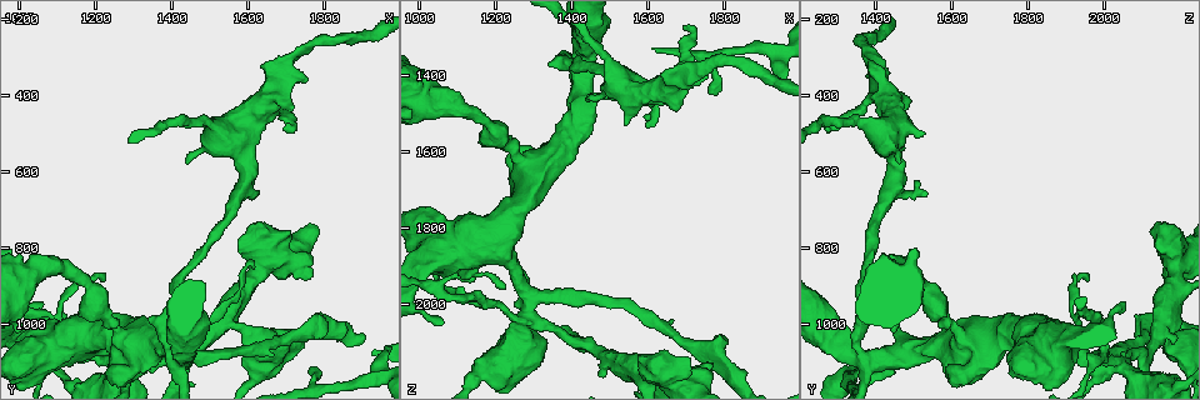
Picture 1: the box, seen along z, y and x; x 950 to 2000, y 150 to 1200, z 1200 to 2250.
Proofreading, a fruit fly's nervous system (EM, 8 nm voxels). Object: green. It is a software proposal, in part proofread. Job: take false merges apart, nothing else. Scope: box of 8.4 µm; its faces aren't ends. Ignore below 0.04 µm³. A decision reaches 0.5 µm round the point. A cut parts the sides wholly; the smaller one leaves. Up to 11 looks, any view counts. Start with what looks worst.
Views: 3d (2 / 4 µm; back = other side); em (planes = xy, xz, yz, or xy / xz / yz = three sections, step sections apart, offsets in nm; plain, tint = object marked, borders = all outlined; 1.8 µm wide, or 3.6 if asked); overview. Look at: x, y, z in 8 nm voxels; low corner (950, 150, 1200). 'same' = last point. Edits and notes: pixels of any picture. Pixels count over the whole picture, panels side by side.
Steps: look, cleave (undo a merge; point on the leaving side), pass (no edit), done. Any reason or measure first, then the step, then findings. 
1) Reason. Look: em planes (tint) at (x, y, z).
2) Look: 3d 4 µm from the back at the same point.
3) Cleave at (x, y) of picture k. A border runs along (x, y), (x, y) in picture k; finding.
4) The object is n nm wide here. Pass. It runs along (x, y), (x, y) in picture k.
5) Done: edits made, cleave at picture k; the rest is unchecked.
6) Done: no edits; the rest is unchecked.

Small branch off a trunk. Look: 3d 2 µm at (1290, 1110, 2030).

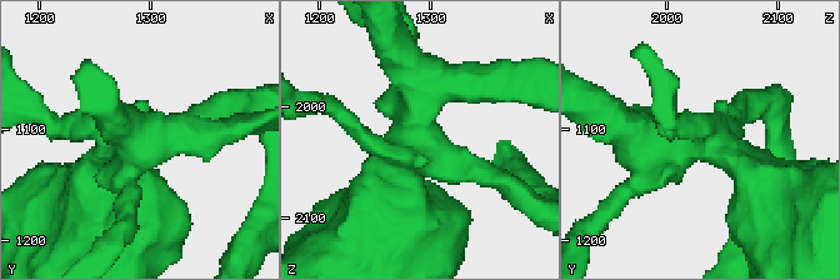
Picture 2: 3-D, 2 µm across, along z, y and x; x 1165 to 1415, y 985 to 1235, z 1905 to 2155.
Look: em xy step 8 (tint) at (1290, 1106, 2036).

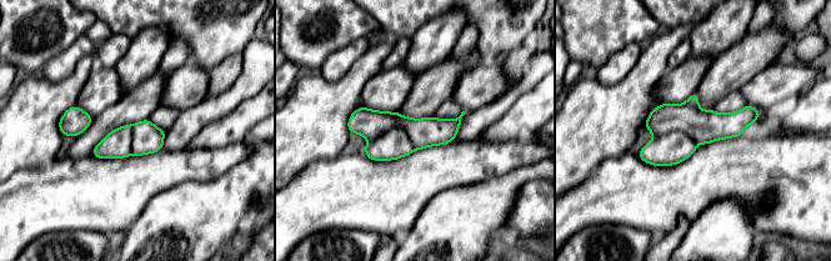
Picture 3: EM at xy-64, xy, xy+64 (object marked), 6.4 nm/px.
Look: em planes (tint) at the same point.

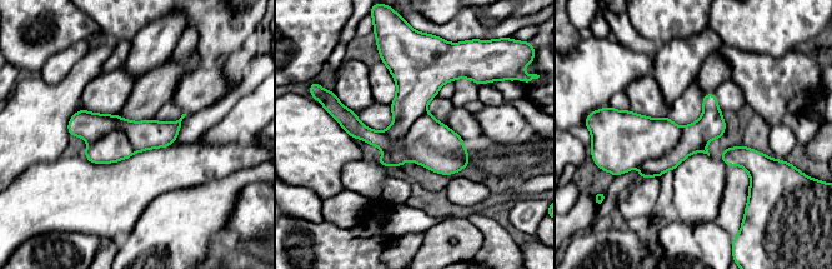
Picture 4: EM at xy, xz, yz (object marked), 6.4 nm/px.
Cleave at (150, 134) of picture 4. A border runs along (89, 143), (121, 130), (135, 152) in picture 4; two cells meet here.

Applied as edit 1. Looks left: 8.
Look: 3d 4 µm at (1275, 1030, 1625).

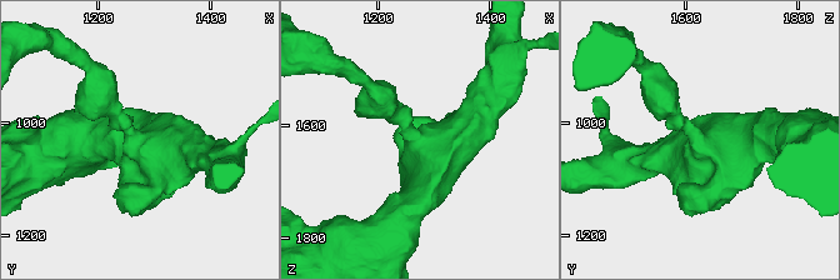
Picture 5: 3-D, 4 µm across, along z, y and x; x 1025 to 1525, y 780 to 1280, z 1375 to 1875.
Look: em 3.6 µm planes (plain) at (1275, 1035, 1630).

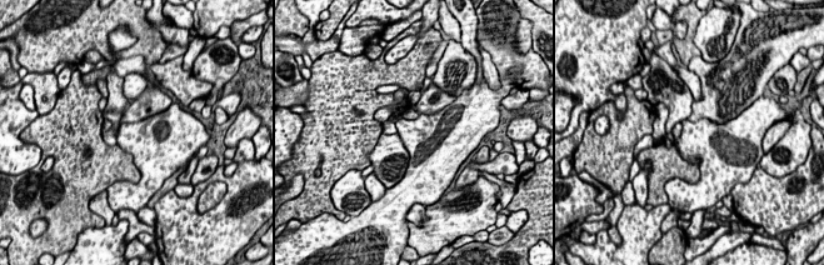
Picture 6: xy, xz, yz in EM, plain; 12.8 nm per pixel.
Where the object lies. Look: em 3.6 µm planes (tint) at the same point.

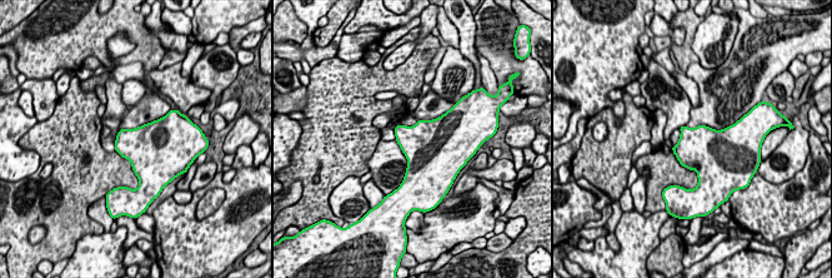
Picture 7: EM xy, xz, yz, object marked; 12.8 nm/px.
The object is 500 nm wide here. Pass. Continuous, no second cell.

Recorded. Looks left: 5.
Done: edits made, cleave at picture 4; the rest is unchecked.

